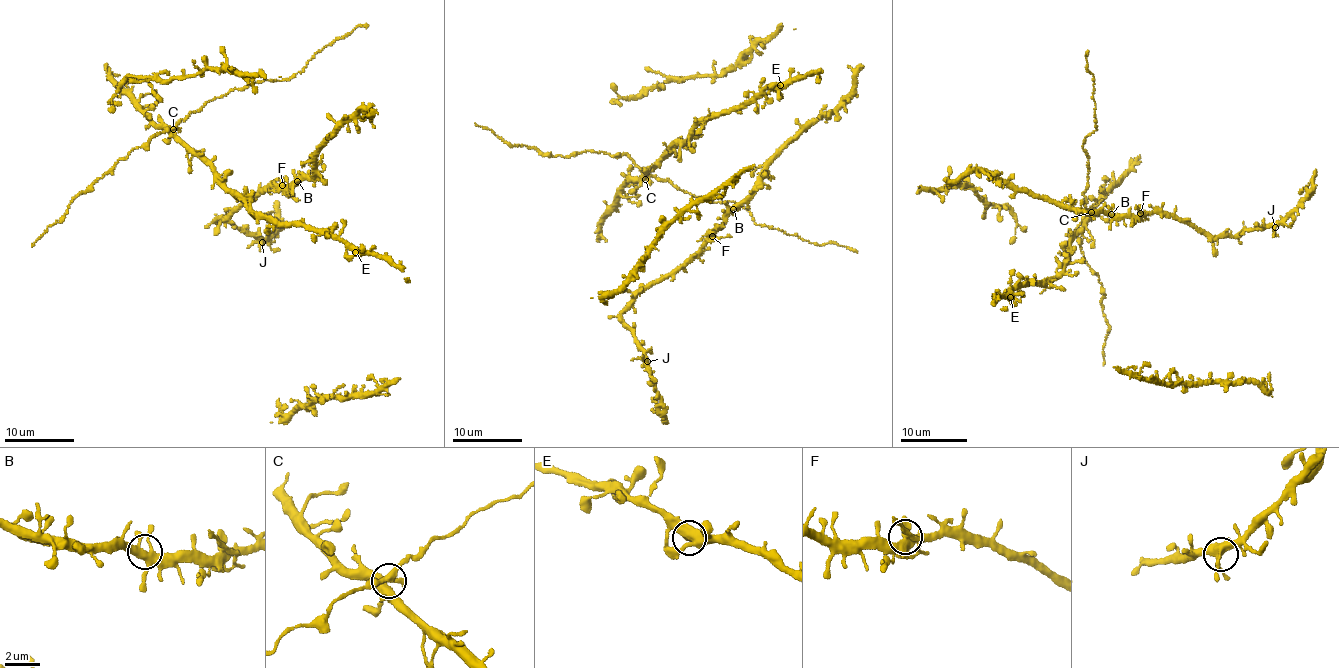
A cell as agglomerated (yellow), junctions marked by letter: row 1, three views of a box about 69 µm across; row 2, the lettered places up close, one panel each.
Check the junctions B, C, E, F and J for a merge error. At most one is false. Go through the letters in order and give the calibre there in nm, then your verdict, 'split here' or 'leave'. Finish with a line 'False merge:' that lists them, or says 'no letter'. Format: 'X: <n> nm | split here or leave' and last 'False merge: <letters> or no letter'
B: 380 nm | leave
C: 400 nm | leave
E: 480 nm | leave
F: 460 nm | split here
J: 400 nm | leave
False merge: F

